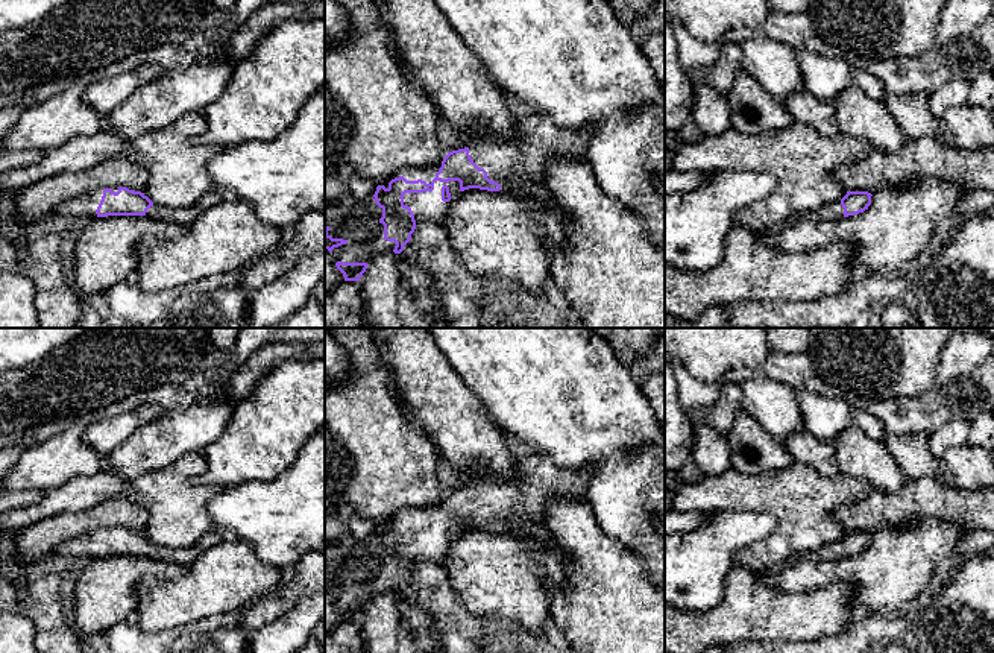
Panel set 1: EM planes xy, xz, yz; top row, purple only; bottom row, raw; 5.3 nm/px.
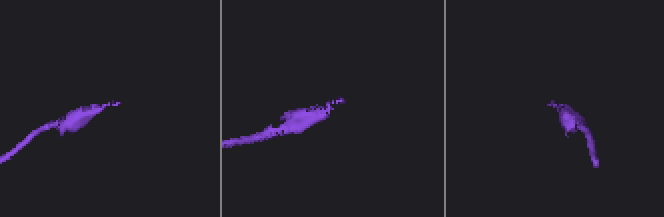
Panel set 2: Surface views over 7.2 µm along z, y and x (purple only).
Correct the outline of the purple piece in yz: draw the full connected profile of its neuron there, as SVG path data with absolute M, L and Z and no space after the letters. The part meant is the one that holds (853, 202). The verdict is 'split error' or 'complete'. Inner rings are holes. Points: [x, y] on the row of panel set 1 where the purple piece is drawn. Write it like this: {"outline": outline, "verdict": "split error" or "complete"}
{"outline": "M847 191L841 200L824 205L816 217L833 220L863 213L871 205L871 196L868 191Z", "verdict": "split error"}

